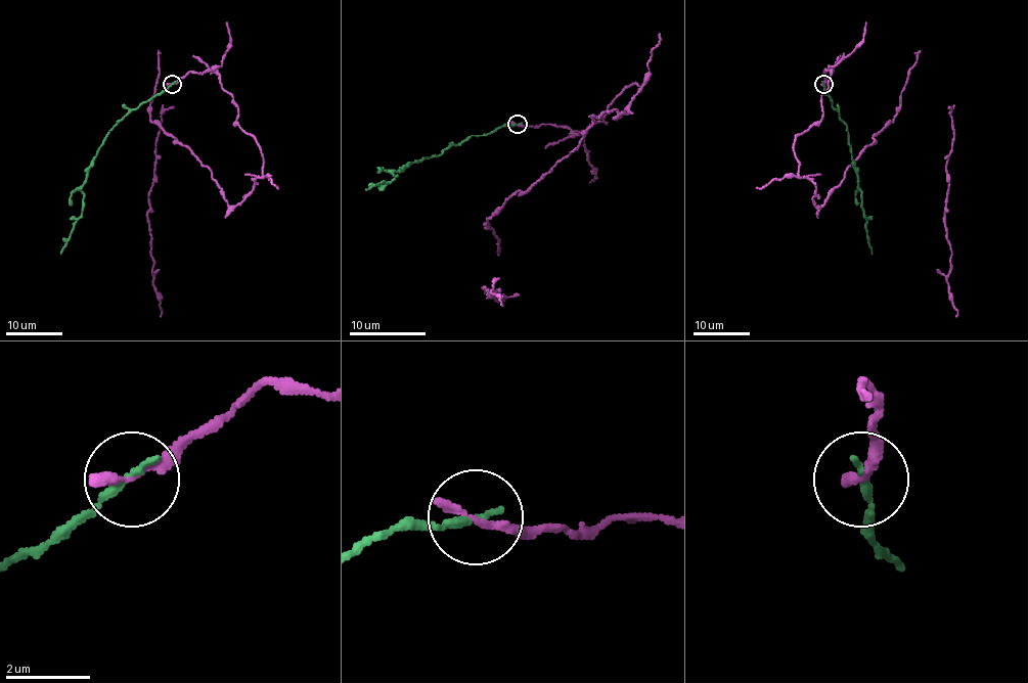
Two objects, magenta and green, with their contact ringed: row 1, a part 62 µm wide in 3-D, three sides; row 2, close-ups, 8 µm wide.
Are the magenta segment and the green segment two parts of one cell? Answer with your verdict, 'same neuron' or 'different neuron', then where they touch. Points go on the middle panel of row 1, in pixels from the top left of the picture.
different neuron; place (517, 124)

